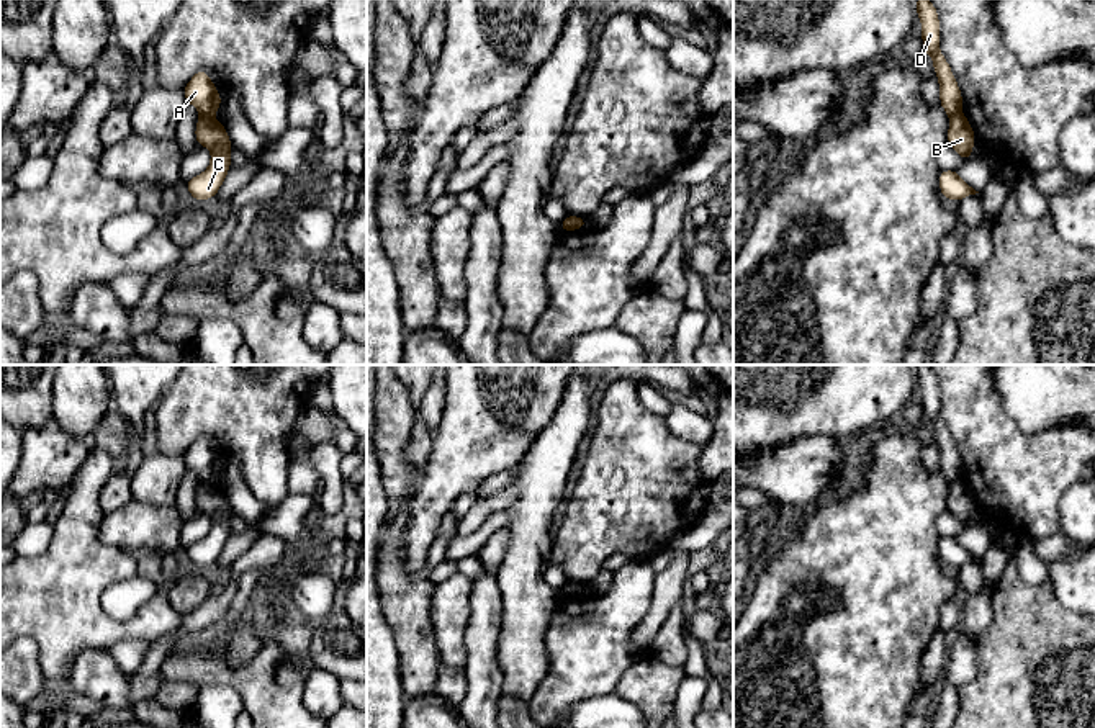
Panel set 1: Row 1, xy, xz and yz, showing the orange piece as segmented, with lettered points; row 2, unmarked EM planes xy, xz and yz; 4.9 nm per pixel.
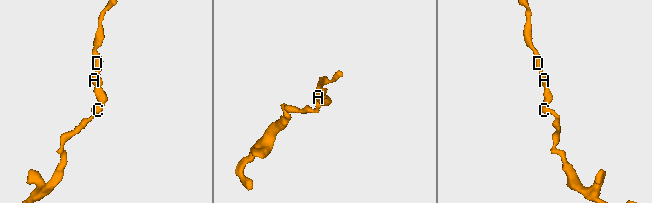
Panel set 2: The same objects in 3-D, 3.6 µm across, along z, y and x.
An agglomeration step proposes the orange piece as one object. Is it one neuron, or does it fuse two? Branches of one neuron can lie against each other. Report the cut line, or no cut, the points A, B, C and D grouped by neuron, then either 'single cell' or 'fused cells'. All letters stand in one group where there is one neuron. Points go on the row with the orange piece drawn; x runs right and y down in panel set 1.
xy (200, 113), (210, 116) | A D / B C | fused cells

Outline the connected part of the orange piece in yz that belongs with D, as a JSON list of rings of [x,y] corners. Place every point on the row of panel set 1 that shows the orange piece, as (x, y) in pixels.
[[[918,0],[915,11],[922,21],[923,51],[933,59],[933,69],[940,82],[941,108],[951,116],[961,111],[962,93],[948,61],[940,51],[940,18],[936,7],[930,0]]]

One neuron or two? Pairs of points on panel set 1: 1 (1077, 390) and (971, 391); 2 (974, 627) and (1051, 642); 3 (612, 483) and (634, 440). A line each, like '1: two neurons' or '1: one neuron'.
1: two neurons
2: two neurons
3: one neuron

